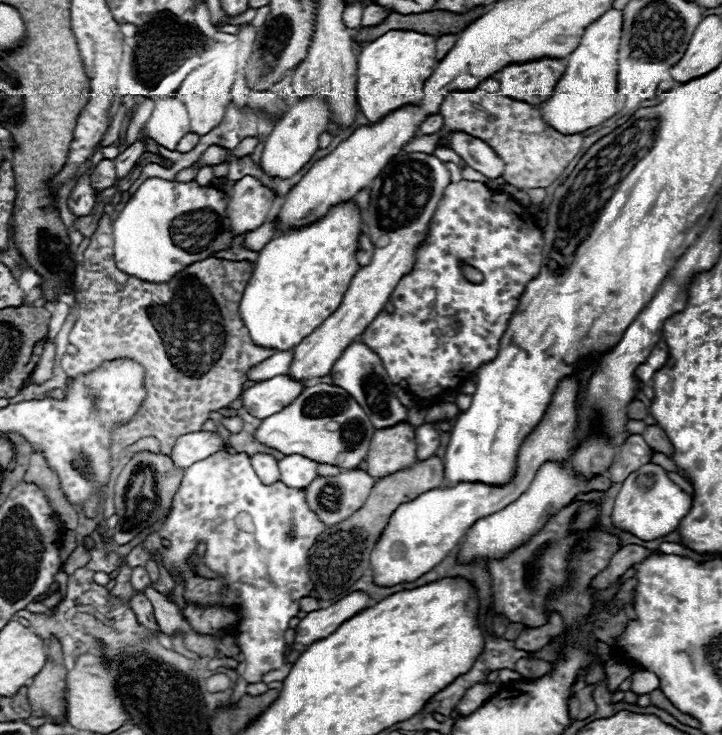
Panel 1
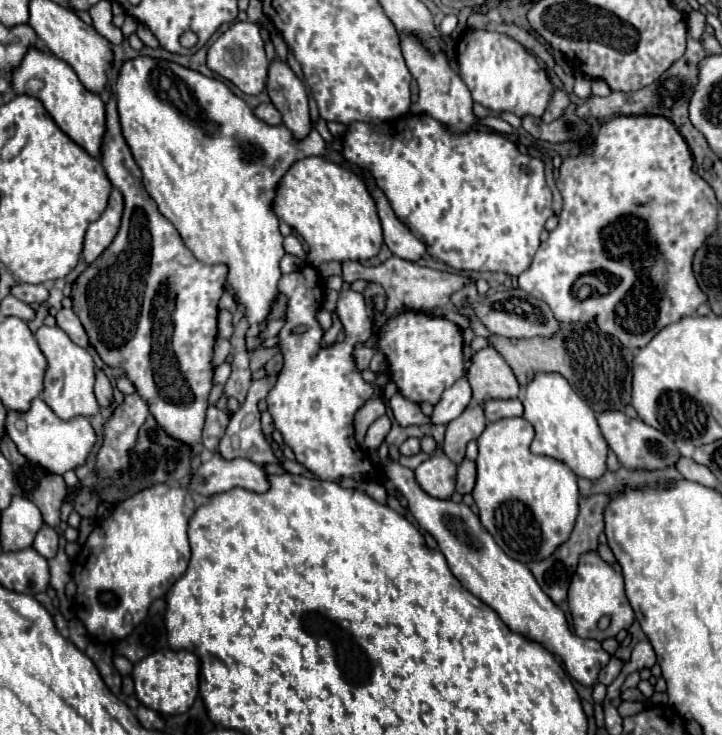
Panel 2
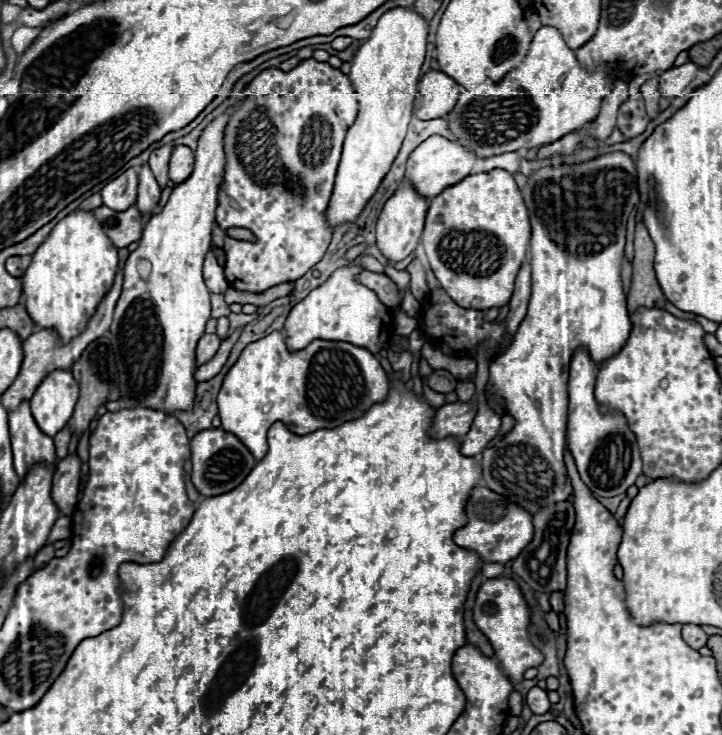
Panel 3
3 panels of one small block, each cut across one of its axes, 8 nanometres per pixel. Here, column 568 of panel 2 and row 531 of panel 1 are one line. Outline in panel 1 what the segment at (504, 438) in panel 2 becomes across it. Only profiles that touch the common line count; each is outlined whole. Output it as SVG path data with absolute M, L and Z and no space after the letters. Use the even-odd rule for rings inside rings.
M546 462L540 470L538 476L534 478L534 482L530 484L530 488L526 490L526 494L522 494L514 504L486 516L480 518L466 534L466 540L462 542L462 550L460 550L460 560L476 560L476 558L500 558L502 554L508 554L510 550L514 550L514 546L522 546L522 542L526 542L526 538L530 538L530 534L538 532L546 518L550 514L556 514L558 510L562 510L564 506L568 506L578 494L590 492L590 490L600 490L606 492L610 488L610 480L598 476L594 480L590 480L590 484L582 484L580 480L574 478L570 468L558 468L552 462Z

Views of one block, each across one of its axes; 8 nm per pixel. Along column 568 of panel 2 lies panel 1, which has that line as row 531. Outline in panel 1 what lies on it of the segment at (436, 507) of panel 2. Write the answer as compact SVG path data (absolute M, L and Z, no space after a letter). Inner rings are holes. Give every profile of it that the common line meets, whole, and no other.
M646 464L642 468L638 468L636 472L632 472L614 502L614 512L612 512L612 520L614 526L642 538L642 540L654 540L654 538L662 538L670 532L674 532L680 524L680 520L690 512L692 508L692 498L690 494L686 494L680 486L676 486L666 470L658 464Z

